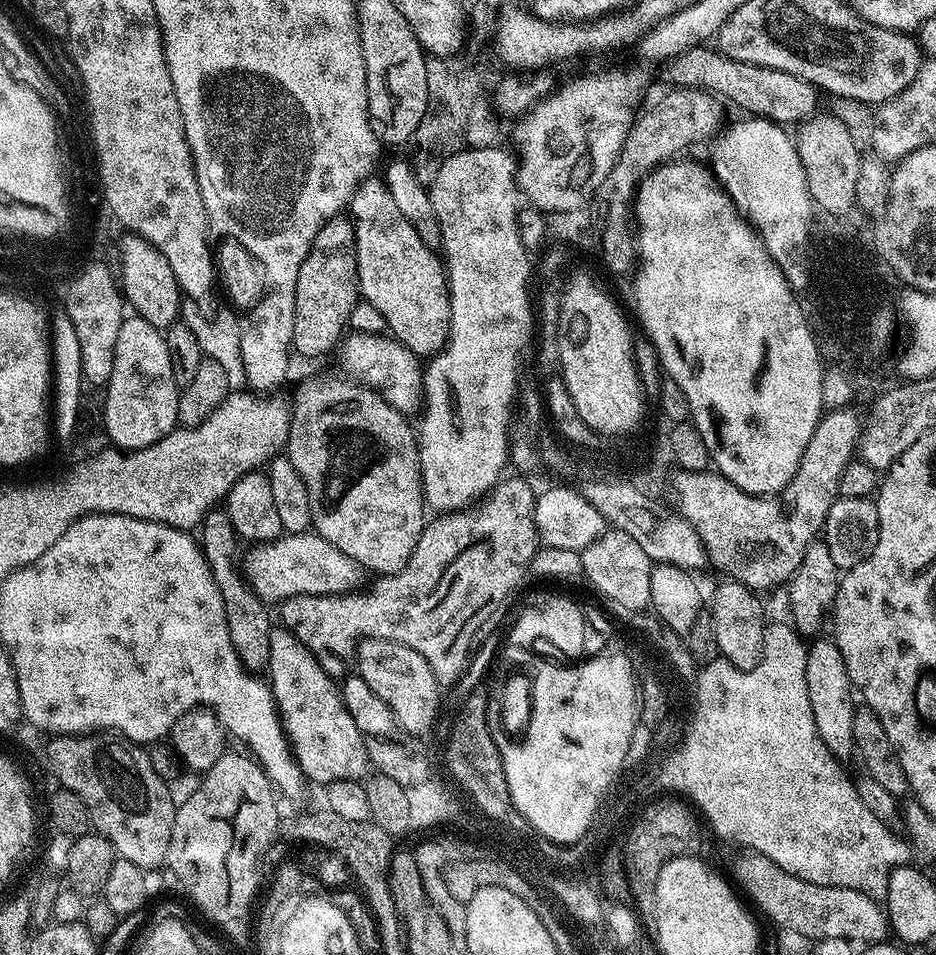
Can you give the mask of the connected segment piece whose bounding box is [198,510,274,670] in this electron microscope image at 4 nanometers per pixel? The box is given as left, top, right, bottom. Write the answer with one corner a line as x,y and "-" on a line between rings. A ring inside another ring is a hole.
211,510
208,511
207,514
204,515
204,523
199,525
198,533
200,532
200,536
198,535
198,543
201,548
204,550
204,557
206,558
206,562
210,566
210,574
214,574
214,582
218,586
218,590
222,594
222,602
224,603
224,609
226,610
226,626
230,626
230,640
234,642
234,648
236,653
238,654
241,662
244,664
245,668
249,670
264,670
267,669
268,659
270,658
270,634
274,627
274,620
272,621
270,617
268,617
268,608
269,605
265,603
265,601
261,600
260,595
256,592
253,592
252,585
248,583
244,572
242,571
241,565
238,563
238,556
236,560
236,544
238,545
238,537
236,535
236,531
234,530
234,526
230,518
228,517
227,511
220,510

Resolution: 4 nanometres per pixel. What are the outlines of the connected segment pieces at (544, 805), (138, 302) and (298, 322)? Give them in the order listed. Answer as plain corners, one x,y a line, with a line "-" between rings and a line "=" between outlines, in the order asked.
596,654
590,659
593,660
584,658
569,663
569,668
563,668
560,662
540,662
536,673
530,676
532,716
521,744
508,743
509,737
504,734
496,736
514,806
539,834
566,837
575,826
587,822
600,788
608,784
608,775
615,772
616,764
634,746
632,735
638,732
638,685
631,661
615,654
=
124,234
120,240
120,250
118,272
124,275
122,295
127,307
150,322
150,326
161,330
171,328
182,316
182,293
178,278
174,278
174,270
170,270
170,262
166,262
166,258
153,244
135,234
=
341,214
330,218
314,234
310,254
298,270
298,286
294,290
293,349
304,356
324,356
345,335
350,310
358,303
356,282
356,235
351,219

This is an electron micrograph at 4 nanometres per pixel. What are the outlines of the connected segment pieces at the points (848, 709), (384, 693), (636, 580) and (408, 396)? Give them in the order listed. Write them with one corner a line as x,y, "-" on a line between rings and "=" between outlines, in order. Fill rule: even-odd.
816,638
808,644
806,658
806,694
810,694
810,710
814,710
814,726
818,726
818,734
837,760
848,762
856,751
854,744
854,714
857,705
852,704
854,689
852,679
848,677
846,662
842,658
842,650
835,639
820,640
=
365,636
354,649
355,671
390,706
394,718
413,734
424,734
432,724
436,711
440,708
442,686
434,678
426,658
410,646
402,646
393,640
383,640
377,636
=
605,530
590,546
580,552
584,567
584,580
592,583
606,599
615,606
626,606
636,611
647,609
650,605
650,574
654,561
630,538
630,534
=
352,332
348,340
348,368
355,379
378,392
399,412
412,414
422,404
422,364
410,349
391,335
374,336

